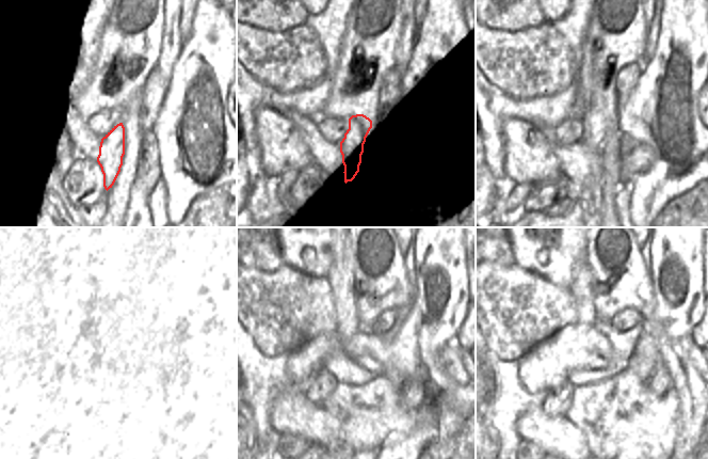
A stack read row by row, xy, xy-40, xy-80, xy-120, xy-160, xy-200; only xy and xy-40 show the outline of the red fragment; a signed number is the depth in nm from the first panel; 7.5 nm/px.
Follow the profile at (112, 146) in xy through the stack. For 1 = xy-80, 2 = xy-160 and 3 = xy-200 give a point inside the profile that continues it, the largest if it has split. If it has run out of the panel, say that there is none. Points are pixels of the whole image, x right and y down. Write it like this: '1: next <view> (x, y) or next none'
1: next xy-80 (596, 127)
2: next xy-160 (340, 277)
3: next xy-200 (581, 287)

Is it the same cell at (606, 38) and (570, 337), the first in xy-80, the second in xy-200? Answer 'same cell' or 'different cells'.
different cells

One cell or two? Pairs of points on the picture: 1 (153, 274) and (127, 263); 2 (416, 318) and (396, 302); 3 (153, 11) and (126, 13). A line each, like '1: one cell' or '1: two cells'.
1: one cell
2: two cells
3: one cell

